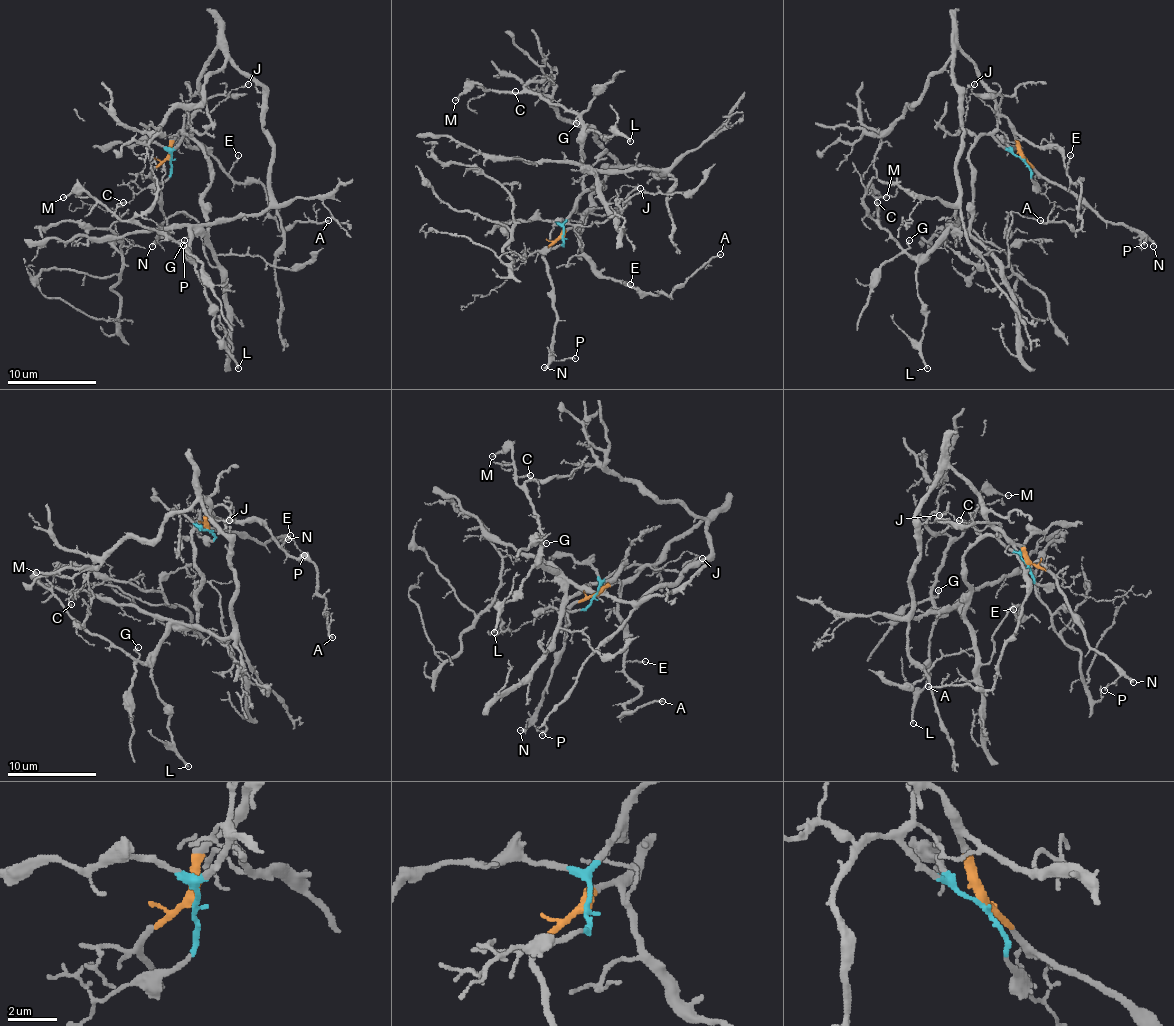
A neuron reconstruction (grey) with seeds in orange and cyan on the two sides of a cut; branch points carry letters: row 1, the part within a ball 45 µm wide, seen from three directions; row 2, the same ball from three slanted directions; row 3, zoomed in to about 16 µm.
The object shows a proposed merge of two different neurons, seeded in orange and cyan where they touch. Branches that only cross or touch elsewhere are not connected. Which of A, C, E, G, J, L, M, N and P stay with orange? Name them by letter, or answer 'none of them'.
A, E, J, N, P

